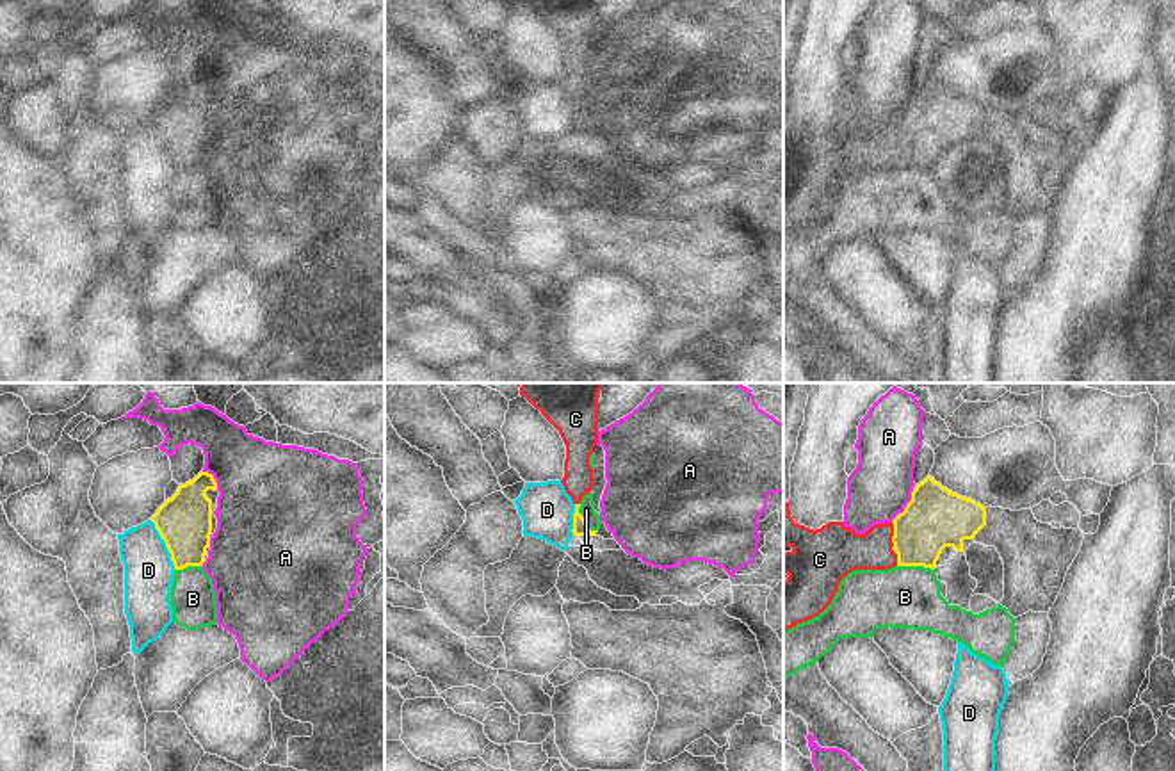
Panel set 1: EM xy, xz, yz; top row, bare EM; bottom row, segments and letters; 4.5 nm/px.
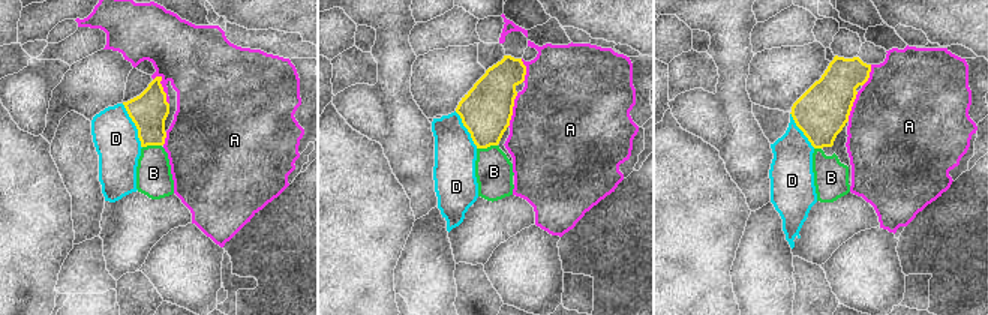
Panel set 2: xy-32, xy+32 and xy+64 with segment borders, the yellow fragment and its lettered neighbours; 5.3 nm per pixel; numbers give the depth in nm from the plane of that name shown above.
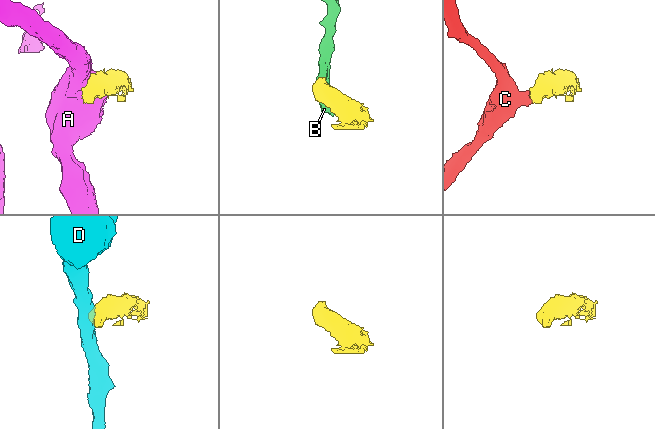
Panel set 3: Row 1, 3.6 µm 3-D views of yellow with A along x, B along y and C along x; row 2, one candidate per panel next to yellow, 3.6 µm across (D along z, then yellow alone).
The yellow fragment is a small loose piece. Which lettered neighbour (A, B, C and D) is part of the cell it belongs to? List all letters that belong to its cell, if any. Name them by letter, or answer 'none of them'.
C

